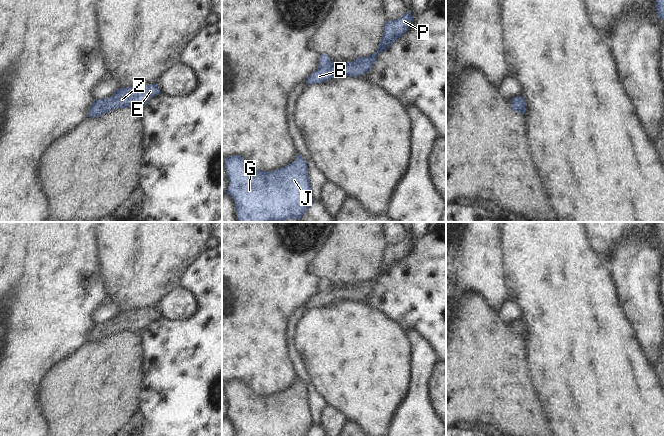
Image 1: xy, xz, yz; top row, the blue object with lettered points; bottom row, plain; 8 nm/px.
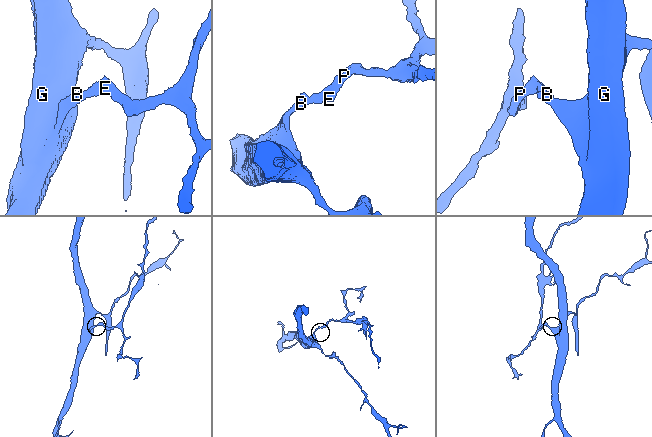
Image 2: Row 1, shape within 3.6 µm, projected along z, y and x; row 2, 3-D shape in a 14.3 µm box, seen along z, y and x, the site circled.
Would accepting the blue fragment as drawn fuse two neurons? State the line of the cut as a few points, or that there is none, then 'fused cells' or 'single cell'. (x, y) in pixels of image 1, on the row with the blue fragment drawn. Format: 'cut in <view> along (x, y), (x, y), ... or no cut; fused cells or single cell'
no cut; single cell

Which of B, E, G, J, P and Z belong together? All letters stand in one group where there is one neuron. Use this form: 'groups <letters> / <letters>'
groups B E G J P Z

